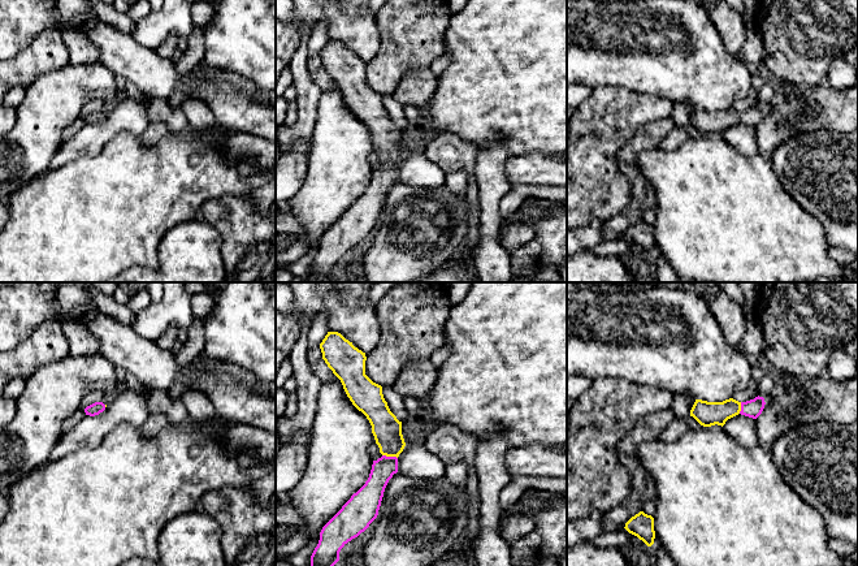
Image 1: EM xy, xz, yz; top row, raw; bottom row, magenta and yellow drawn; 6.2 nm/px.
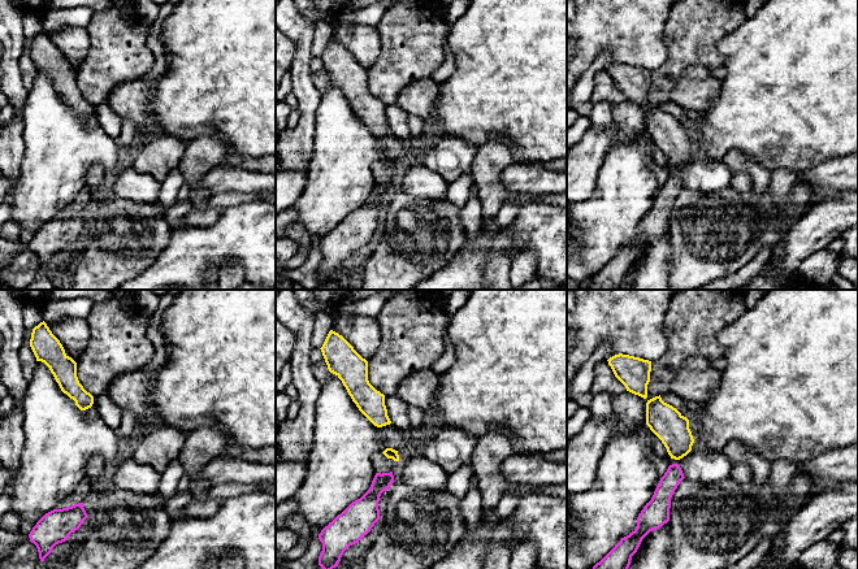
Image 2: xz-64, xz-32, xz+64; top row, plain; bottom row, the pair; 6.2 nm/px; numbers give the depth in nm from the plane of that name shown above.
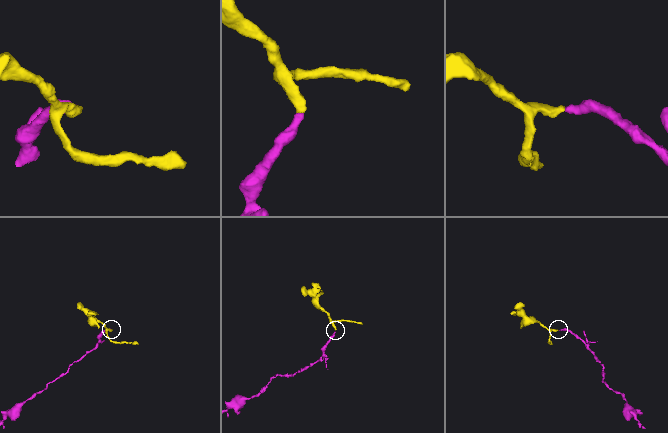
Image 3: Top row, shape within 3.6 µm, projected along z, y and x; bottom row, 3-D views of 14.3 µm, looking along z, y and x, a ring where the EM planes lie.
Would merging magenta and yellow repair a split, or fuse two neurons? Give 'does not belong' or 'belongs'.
belongs

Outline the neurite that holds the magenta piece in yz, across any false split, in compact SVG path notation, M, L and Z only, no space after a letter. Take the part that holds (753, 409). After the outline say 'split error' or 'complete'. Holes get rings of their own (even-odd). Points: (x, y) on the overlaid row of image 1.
M759 396L746 402L738 402L733 398L723 402L696 399L690 410L690 416L703 427L715 424L723 427L728 419L738 414L757 419L762 414L764 405L764 398Z; split error

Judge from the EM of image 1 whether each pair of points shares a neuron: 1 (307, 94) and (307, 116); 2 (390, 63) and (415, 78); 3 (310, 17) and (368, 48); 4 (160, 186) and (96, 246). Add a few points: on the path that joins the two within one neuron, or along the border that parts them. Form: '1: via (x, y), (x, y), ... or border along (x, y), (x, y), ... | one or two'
1: via (307, 99), (307, 111) | one
2: border along (428, 67), (408, 69), (390, 95) | two
3: via (324, 14), (334, 14), (354, 34) | one
4: via (144, 198), (112, 230) | one

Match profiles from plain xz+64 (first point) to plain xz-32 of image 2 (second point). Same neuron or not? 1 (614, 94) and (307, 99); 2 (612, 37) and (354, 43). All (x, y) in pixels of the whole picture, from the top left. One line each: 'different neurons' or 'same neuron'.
1: different neurons
2: same neuron

